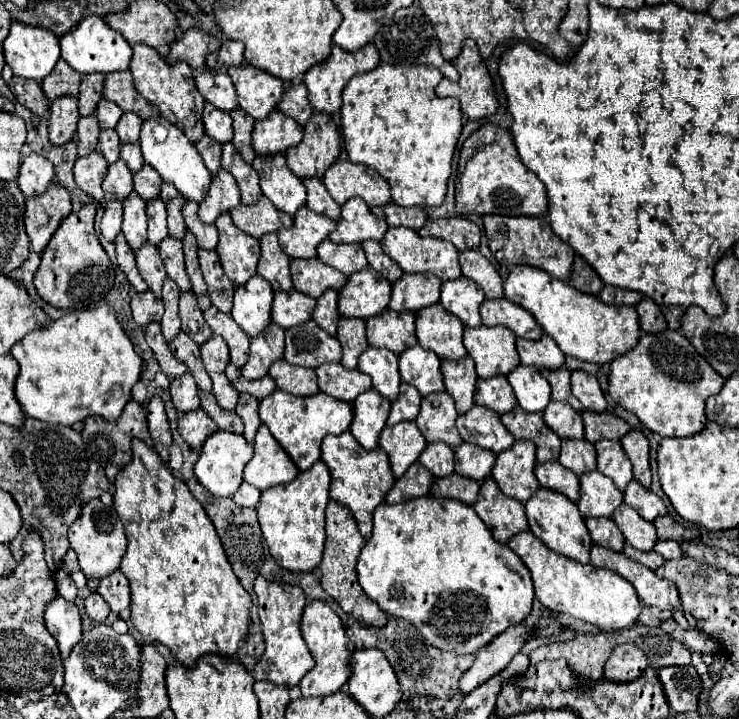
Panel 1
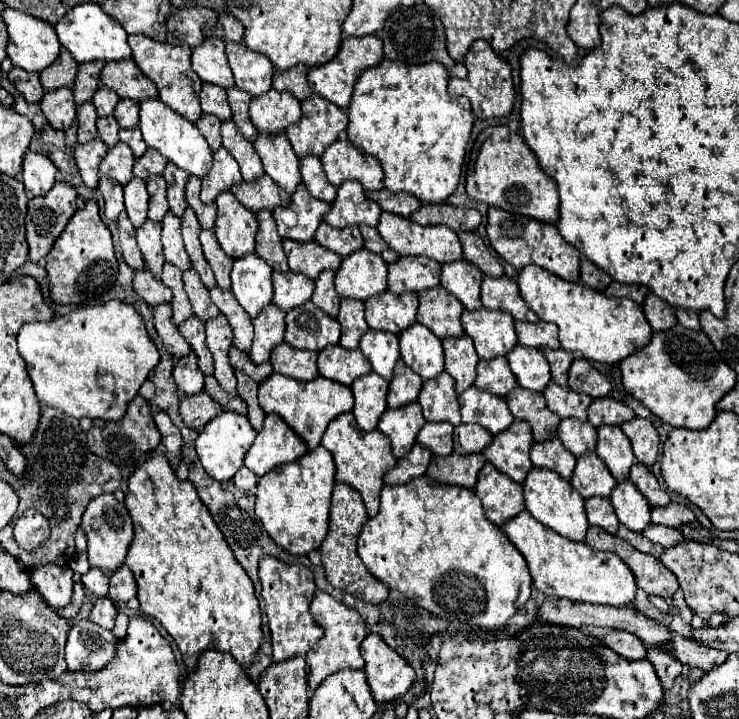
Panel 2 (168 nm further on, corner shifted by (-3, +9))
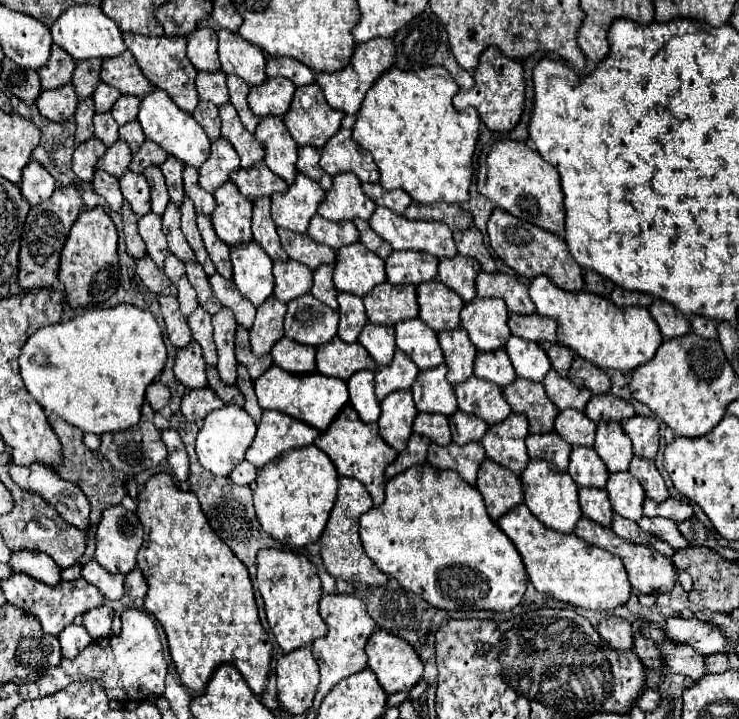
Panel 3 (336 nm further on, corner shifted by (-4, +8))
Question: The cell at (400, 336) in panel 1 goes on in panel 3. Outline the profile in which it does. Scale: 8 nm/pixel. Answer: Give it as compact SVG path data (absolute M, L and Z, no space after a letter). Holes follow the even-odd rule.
M381 283L365 297L367 317L375 325L397 325L399 321L417 317L417 289L415 285Z

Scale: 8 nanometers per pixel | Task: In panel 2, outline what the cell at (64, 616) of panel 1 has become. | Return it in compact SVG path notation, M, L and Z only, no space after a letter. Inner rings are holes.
M44 564L44 566L26 566L26 572L34 588L44 596L48 606L64 608L72 598L72 570L68 566Z

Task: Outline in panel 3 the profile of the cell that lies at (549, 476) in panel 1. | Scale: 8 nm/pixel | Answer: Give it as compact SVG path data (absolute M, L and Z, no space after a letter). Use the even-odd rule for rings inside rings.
M555 431L547 435L529 435L527 437L527 453L531 459L545 459L561 471L567 471L571 445L563 441Z

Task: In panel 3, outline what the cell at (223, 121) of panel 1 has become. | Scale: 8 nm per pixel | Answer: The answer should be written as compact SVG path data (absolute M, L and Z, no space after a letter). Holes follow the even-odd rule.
M219 71L219 73L199 73L197 75L197 93L203 101L209 101L217 107L223 107L229 103L229 91L227 91L227 85L225 85L225 73Z

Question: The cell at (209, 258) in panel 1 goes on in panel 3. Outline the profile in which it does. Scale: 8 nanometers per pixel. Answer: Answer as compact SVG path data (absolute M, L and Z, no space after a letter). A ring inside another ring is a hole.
M197 215L197 227L199 233L203 237L205 249L211 257L211 261L215 263L215 269L219 275L231 279L231 261L229 261L229 247L217 237L213 225L211 225L211 217L207 215Z

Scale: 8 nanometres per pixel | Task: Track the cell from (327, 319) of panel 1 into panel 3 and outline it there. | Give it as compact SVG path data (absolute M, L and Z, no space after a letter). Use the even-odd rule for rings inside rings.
M321 265L313 273L313 289L311 295L329 305L331 309L337 309L337 289L333 287L333 267Z

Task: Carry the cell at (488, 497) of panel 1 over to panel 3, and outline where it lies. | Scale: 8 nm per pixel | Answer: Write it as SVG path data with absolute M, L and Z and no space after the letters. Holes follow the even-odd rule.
M485 459L479 467L477 489L481 491L487 505L487 513L493 521L503 517L515 505L523 503L521 479L491 459Z

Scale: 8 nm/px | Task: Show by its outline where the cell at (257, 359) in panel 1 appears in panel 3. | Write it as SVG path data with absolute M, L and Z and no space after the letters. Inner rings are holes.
M273 295L257 307L257 317L251 327L251 351L255 357L269 355L271 347L283 337L283 317L287 305L279 303Z

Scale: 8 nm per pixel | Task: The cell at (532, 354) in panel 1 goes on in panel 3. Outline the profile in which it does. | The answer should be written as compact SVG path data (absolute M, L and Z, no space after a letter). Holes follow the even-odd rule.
M513 313L513 315L509 315L509 327L515 337L527 339L527 341L535 341L535 343L541 343L541 341L555 343L557 341L555 321L549 317L543 317L539 313L533 313L533 315Z

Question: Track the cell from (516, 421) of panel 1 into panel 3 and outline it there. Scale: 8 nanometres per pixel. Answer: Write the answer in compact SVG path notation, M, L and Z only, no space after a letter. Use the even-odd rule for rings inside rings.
M515 379L511 385L503 389L503 397L511 405L513 413L521 413L529 419L531 433L553 431L559 409L549 401L541 383L533 383L527 379Z

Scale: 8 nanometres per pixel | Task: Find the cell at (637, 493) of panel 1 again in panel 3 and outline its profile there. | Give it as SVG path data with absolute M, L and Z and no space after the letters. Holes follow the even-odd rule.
M635 455L633 461L631 461L631 467L629 467L629 473L633 477L637 477L637 481L641 483L641 487L645 489L645 493L647 493L649 499L661 503L661 501L665 501L669 497L665 481L663 481L663 477L657 471L657 467L655 467L653 461L647 461L647 459Z

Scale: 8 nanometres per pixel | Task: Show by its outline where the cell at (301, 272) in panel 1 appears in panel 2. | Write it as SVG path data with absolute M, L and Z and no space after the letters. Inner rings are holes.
M282 238L282 246L288 256L290 270L300 272L312 280L316 280L322 270L338 270L340 262L342 262L342 258L336 252L326 250L324 246L316 244L314 240L296 242L296 240Z

